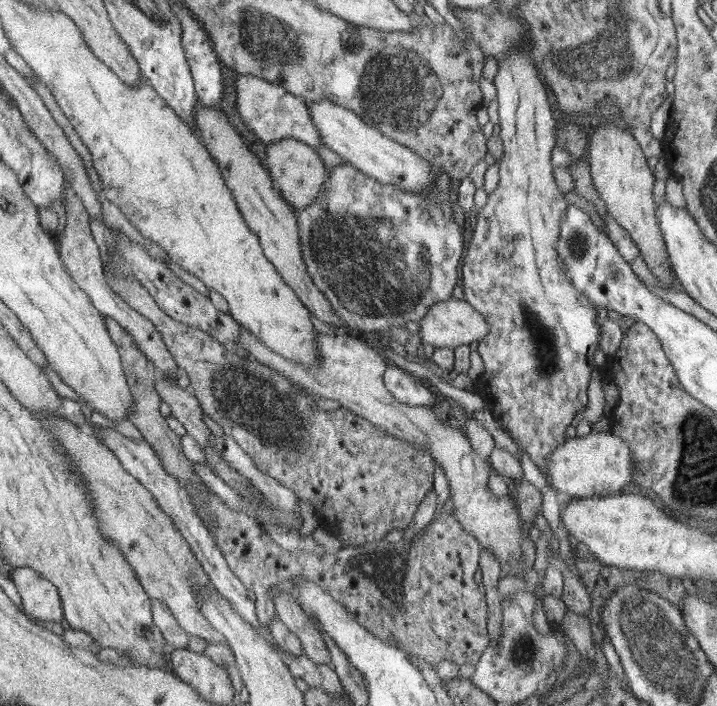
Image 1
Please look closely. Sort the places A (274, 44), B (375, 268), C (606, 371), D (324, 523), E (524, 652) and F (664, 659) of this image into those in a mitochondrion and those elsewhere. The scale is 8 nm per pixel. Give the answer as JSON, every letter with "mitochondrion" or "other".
{"A":"mitochondrion","B":"mitochondrion","C":"other","D":"other","E":"mitochondrion","F":"mitochondrion"}

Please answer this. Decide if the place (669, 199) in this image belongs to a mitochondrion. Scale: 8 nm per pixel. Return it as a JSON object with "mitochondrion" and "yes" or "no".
{"mitochondrion":"no"}

